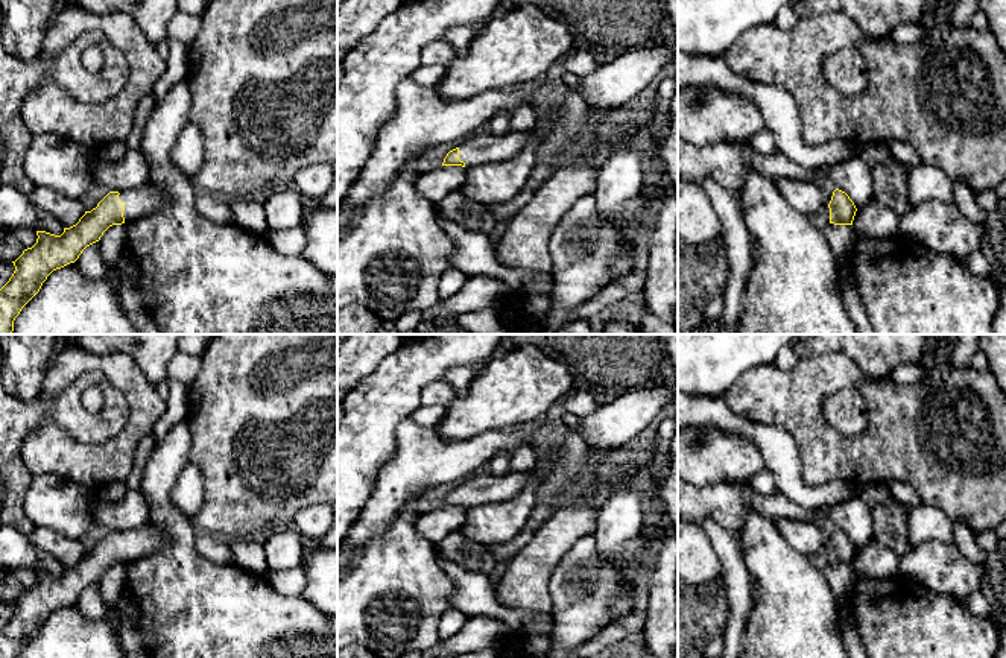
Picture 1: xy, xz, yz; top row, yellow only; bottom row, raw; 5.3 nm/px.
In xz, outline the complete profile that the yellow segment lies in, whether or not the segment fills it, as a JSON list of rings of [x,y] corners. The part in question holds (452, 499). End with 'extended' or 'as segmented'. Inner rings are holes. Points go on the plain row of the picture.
[[[527,471],[506,476],[482,474],[468,477],[460,488],[447,494],[442,506],[474,508],[515,497],[529,480]]]; extended

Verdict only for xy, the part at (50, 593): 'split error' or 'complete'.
split error

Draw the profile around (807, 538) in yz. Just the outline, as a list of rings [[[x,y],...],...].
[[[780,518],[775,524],[789,546],[805,556],[828,547],[821,527],[815,523]]]

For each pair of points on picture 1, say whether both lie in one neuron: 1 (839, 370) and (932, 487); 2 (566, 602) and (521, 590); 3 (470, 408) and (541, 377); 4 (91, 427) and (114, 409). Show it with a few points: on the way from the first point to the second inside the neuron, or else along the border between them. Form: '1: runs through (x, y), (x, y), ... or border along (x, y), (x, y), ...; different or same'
1: runs through (815, 412), (815, 424), (847, 456), (889, 456); same
2: border along (558, 564), (549, 581), (552, 604), (549, 616); different
3: runs through (488, 406), (509, 389), (523, 383); same
4: runs through (98, 426), (108, 415); same

